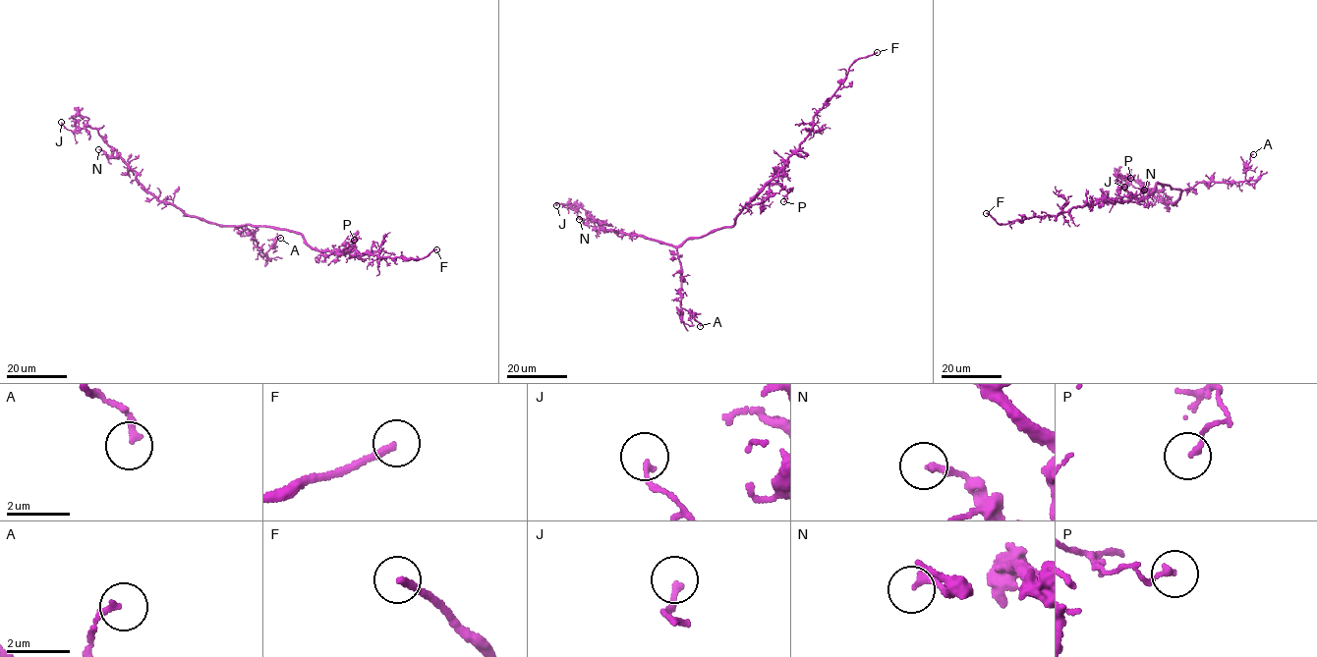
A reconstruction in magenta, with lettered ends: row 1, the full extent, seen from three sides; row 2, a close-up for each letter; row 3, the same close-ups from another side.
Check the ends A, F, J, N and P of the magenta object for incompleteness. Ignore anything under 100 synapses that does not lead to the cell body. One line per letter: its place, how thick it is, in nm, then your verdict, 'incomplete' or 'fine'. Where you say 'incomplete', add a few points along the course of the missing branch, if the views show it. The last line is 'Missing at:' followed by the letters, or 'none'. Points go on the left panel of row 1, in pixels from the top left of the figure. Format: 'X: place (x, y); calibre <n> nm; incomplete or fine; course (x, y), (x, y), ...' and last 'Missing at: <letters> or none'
A: place (280, 238); calibre 200 nm; fine
F: place (436, 249); calibre 220 nm; incomplete; course (436, 249), (455, 246), (466, 257)
J: place (61, 122); calibre 170 nm; fine
N: place (98, 149); calibre 220 nm; fine
P: place (354, 240); calibre 180 nm; fine
Missing at: F

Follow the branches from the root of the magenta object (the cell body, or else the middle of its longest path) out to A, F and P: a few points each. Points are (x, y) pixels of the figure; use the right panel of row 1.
A: (1161, 184), (1172, 190), (1182, 190), (1193, 188), (1199, 182), (1244, 181), (1253, 154)
F: (1161, 184), (1158, 182), (1148, 195), (1123, 201), (1102, 198), (1056, 215), (1001, 224), (986, 213)
P: (1161, 184), (1158, 182), (1155, 190), (1148, 195), (1122, 200), (1116, 176), (1130, 178)

